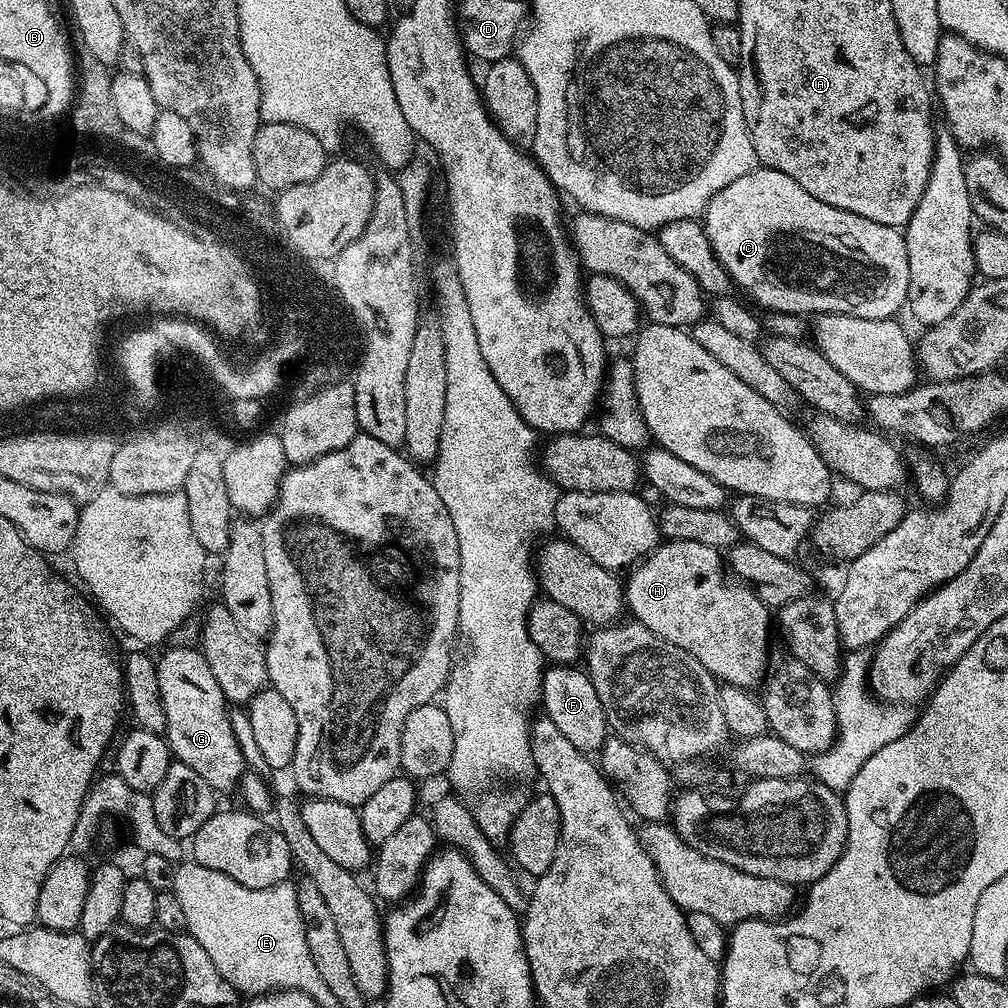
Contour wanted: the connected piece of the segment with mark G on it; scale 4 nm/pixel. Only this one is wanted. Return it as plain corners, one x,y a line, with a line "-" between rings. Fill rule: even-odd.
199,647
172,648
156,660
158,690
166,710
166,739
169,749
179,763
190,766
217,793
223,794
237,787
246,771
244,755
238,750
238,738
230,726
229,705
222,694
222,686
210,674

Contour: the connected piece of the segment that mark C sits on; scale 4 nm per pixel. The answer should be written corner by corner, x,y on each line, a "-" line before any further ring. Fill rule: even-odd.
757,166
751,172
742,174
734,182
730,182
722,190
718,190
712,196
712,201
708,203
702,213
702,223
706,234
710,238
712,248
715,249
717,255
724,262
729,273
748,284
751,280
765,280
772,288
777,288
780,292
789,292
793,296
791,307
800,310
803,306
804,288
808,288
808,300
812,303
813,313
831,314
837,312
843,316
853,316
854,318
874,318
875,320
891,320
897,314
899,308
903,309
906,304
908,293
908,282
910,272
910,262
906,254
906,242
904,241
903,231
899,227
891,224
883,224
882,222
874,222
870,218
862,218
862,214
854,214
850,210
842,210
838,206
827,204
825,200
814,198
814,194
810,194
806,190
802,190
802,186
798,186
798,182
794,182
794,178
786,178
786,174
782,174
773,168
765,168

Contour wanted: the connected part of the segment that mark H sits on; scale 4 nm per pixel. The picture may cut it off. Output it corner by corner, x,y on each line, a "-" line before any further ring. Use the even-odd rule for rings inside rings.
665,539
631,569
630,575
632,577
626,580
626,608
629,613
632,611
636,615
633,617
639,623
645,624
651,632
658,634
666,642
686,650
686,654
698,658
698,662
702,662
702,666
706,666
709,674
715,676
721,685
752,690
760,679
765,679
769,671
770,609
747,583
736,578
728,580
729,573
726,571
721,549
699,542

